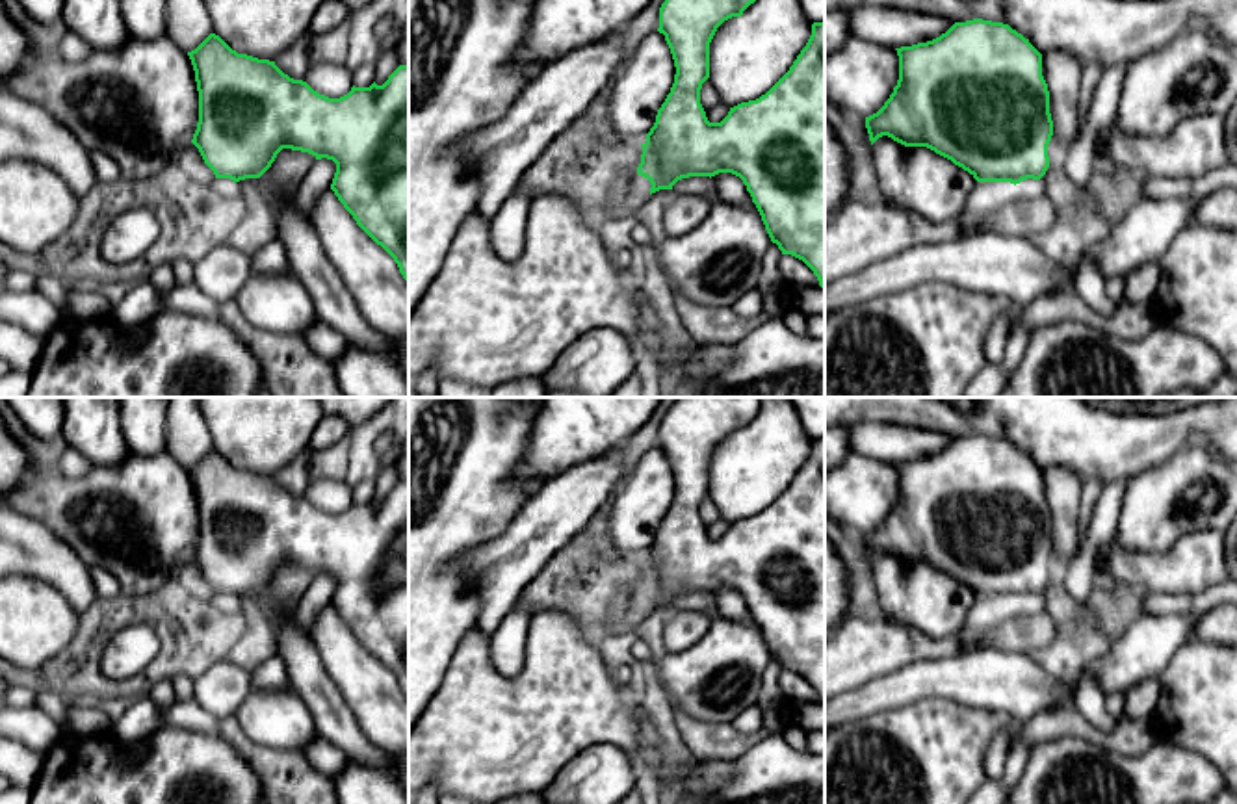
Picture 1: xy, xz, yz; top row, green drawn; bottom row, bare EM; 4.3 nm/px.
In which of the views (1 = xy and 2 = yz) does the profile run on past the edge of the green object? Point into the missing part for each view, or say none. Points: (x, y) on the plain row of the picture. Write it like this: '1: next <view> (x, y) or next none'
1: next none
2: next none

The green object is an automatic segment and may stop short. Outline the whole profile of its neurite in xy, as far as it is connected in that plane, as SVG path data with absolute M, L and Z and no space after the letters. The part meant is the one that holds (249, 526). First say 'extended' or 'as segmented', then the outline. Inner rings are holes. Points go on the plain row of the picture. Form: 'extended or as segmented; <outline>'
as segmented; M215 449L188 472L199 507L191 559L215 594L234 600L260 594L282 564L332 576L331 605L357 641L394 674L409 700L409 481L399 481L383 501L353 501L347 511L329 514L284 490L275 477L238 470Z

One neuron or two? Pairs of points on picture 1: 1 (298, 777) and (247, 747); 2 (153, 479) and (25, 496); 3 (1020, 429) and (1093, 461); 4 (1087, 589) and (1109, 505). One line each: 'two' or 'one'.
1: one
2: one
3: one
4: one

